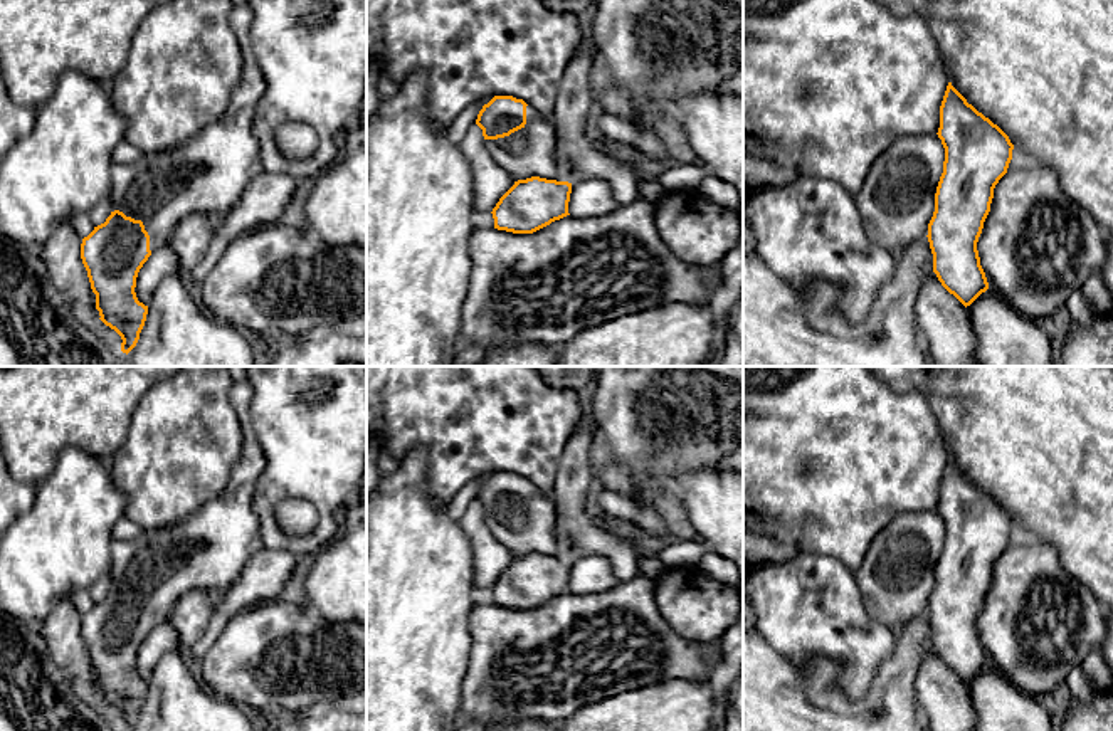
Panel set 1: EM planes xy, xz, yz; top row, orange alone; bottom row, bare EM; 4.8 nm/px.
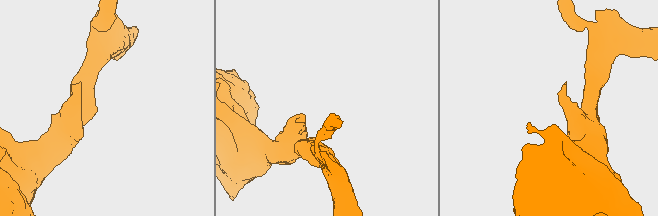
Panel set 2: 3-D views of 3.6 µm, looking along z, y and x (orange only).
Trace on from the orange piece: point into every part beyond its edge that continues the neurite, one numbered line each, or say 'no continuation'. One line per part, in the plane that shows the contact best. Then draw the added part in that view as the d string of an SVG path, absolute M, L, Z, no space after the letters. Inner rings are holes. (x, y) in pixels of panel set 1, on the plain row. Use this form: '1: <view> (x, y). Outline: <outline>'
1: yz (896, 577). Outline: M938 511L903 513L876 534L854 571L868 613L896 639L928 612L943 538Z

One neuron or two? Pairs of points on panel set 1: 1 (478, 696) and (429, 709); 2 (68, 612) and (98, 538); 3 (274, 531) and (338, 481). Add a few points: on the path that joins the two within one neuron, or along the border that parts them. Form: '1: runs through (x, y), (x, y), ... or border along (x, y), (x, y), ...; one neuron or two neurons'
1: border along (468, 662), (461, 686), (459, 713); two neurons
2: border along (69, 597), (63, 597), (41, 620); two neurons
3: runs through (269, 508), (269, 503), (291, 481), (315, 481); one neuron

